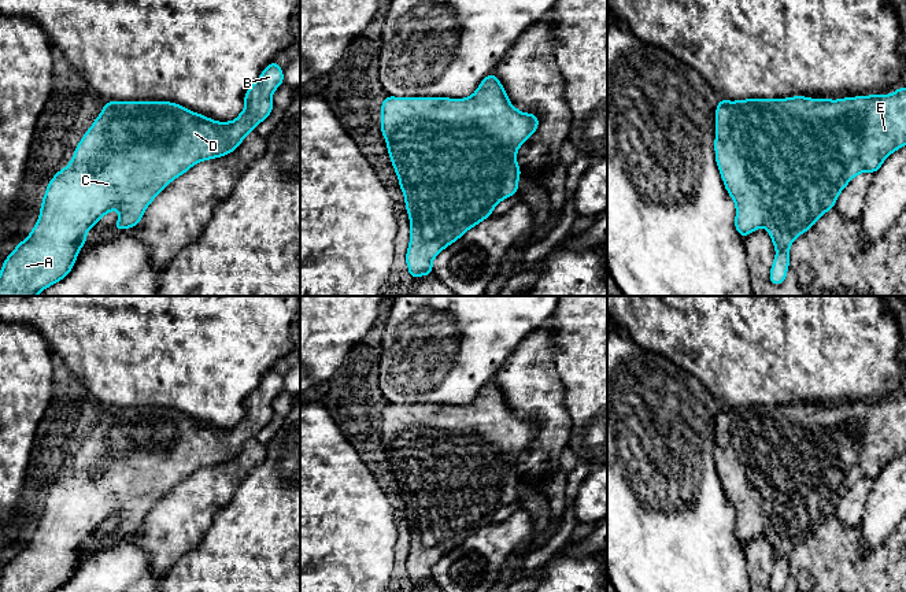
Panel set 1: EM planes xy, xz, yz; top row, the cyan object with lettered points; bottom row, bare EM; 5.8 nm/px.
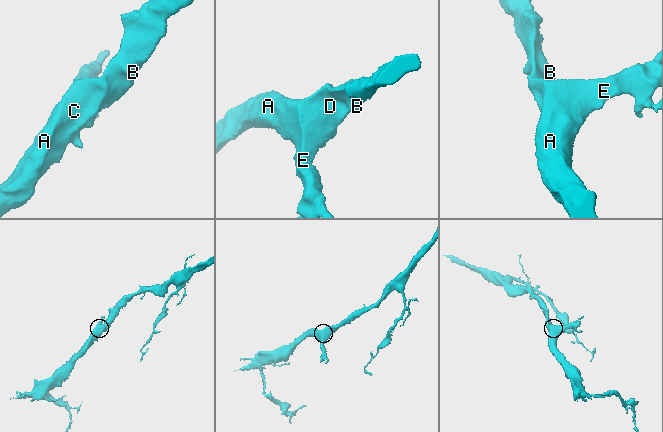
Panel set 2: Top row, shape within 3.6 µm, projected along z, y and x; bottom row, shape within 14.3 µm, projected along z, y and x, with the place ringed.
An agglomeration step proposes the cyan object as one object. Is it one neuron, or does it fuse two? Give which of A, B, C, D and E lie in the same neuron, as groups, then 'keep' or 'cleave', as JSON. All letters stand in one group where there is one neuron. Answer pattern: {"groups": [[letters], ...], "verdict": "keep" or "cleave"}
{"groups": [["A", "B", "C", "D", "E"]], "verdict": "keep"}

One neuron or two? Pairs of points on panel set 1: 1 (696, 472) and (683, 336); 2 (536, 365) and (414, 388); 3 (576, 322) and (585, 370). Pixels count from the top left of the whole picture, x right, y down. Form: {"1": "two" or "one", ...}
{"1": "two", "2": "two", "3": "one"}

